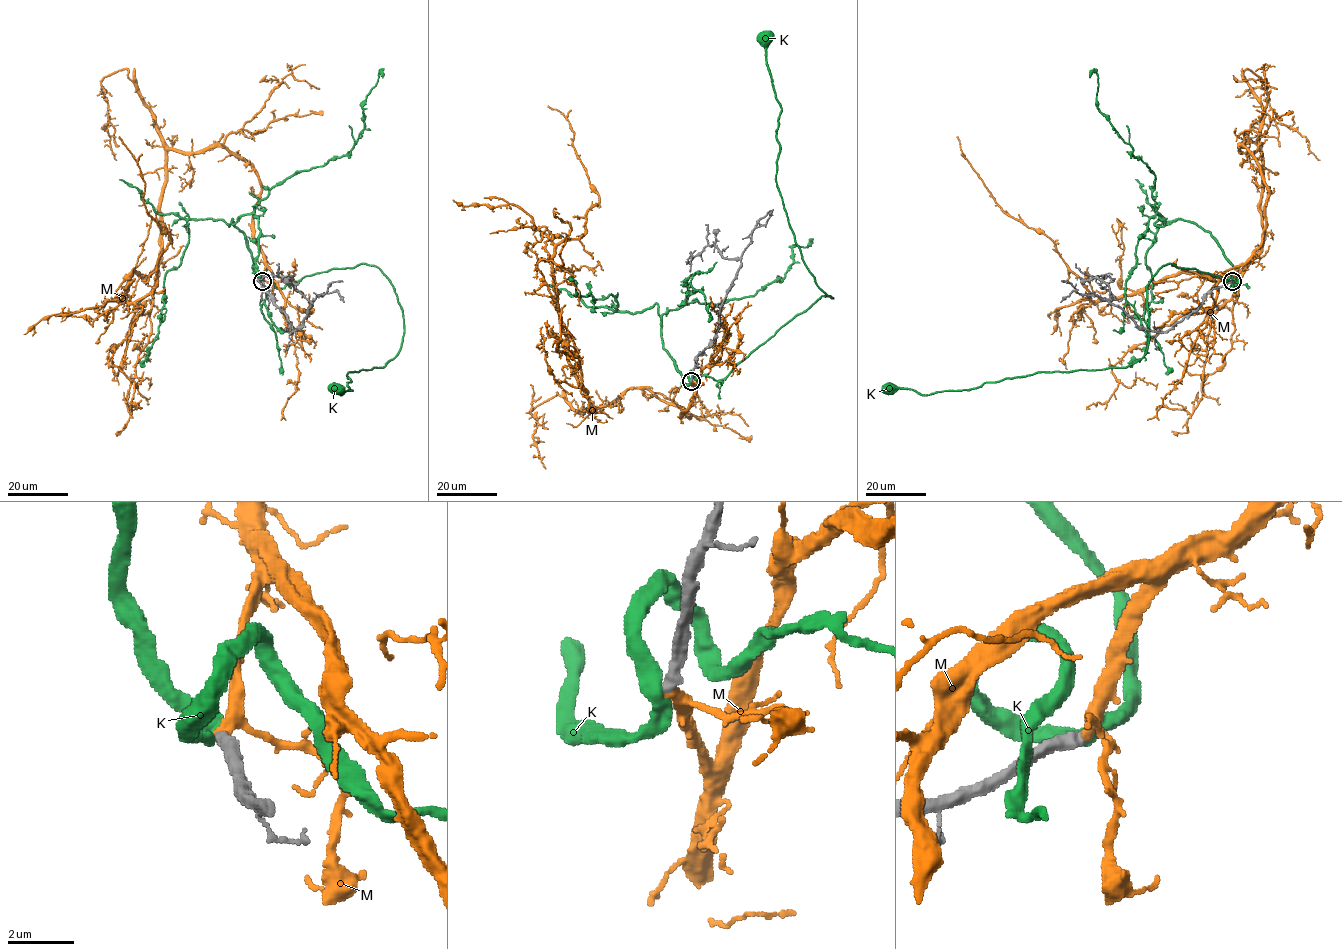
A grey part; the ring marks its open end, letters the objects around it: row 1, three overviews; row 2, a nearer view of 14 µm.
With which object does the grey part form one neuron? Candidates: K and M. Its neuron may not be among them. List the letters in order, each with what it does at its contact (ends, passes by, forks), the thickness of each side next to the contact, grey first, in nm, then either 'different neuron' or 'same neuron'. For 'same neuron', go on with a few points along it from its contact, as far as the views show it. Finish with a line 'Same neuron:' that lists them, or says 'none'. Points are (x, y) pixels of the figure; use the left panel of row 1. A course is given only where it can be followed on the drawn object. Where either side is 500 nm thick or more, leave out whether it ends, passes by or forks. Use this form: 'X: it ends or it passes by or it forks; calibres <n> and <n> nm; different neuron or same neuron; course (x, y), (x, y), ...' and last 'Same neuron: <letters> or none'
K: it passes by; calibres 400 and 400 nm; different neuron
M: it passes by; calibres 400 and 260 nm; same neuron; course (262, 282), (255, 171), (222, 146), (168, 150), (161, 260), (123, 298), (156, 285), (170, 236), (119, 136)
Same neuron: M

